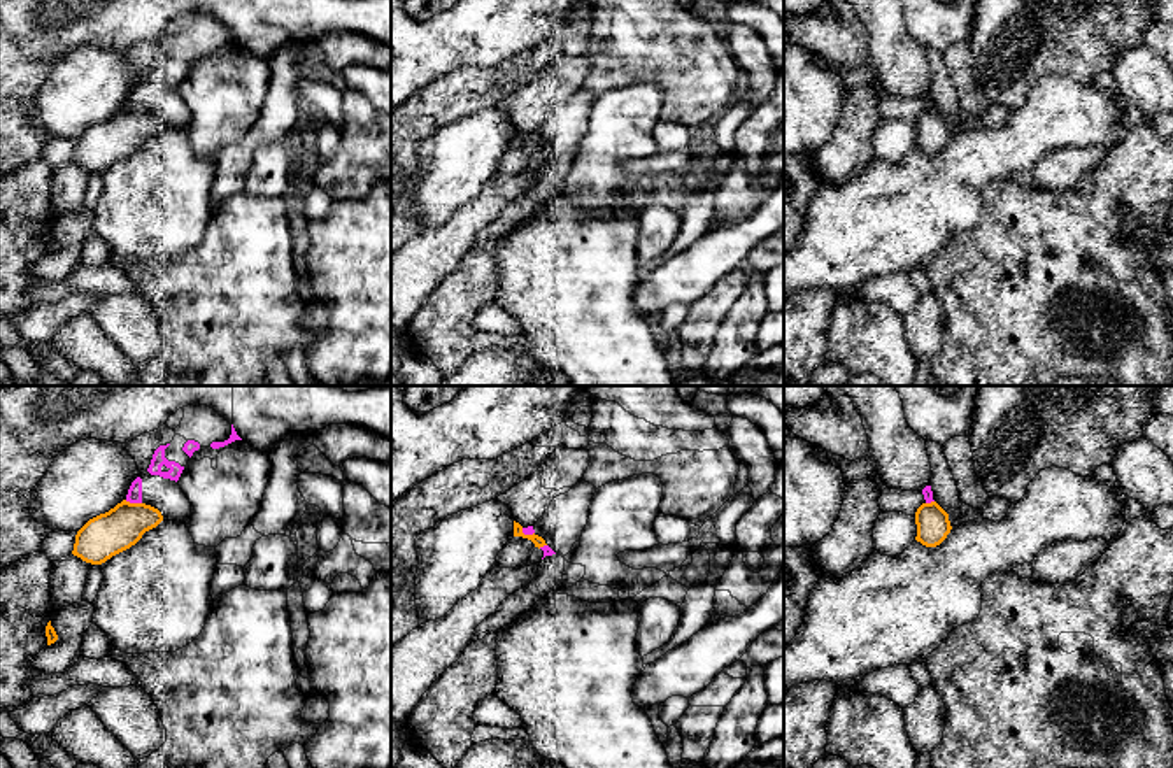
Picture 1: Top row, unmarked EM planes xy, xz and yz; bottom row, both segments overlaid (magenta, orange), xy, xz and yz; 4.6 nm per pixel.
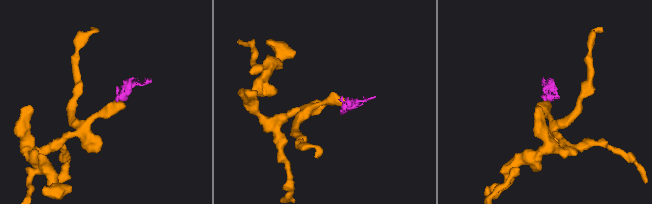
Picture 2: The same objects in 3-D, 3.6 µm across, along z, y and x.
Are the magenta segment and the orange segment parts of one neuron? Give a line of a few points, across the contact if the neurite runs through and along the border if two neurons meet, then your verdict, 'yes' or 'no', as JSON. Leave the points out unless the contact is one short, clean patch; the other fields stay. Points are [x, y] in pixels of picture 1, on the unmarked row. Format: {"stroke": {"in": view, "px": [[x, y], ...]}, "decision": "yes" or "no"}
{"stroke": {"in": "xy", "px": [[125, 107], [141, 111]]}, "decision": "no"}

